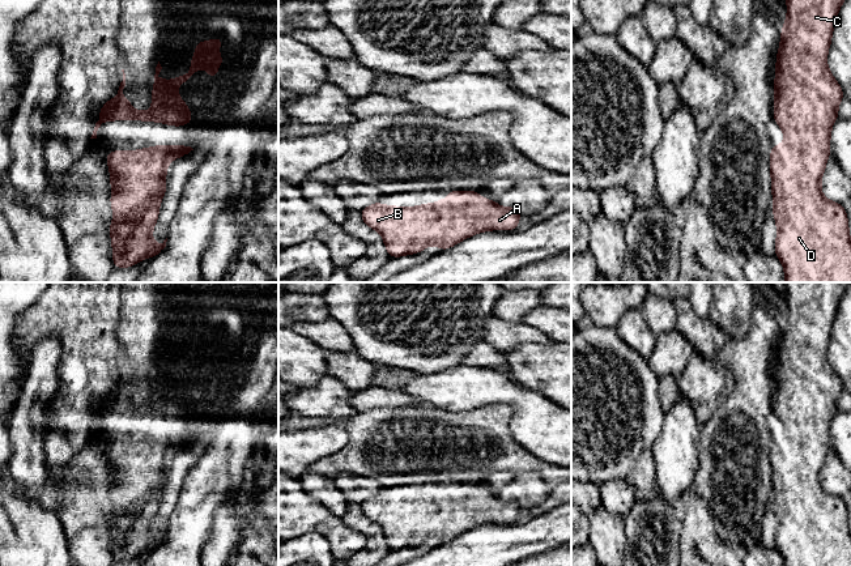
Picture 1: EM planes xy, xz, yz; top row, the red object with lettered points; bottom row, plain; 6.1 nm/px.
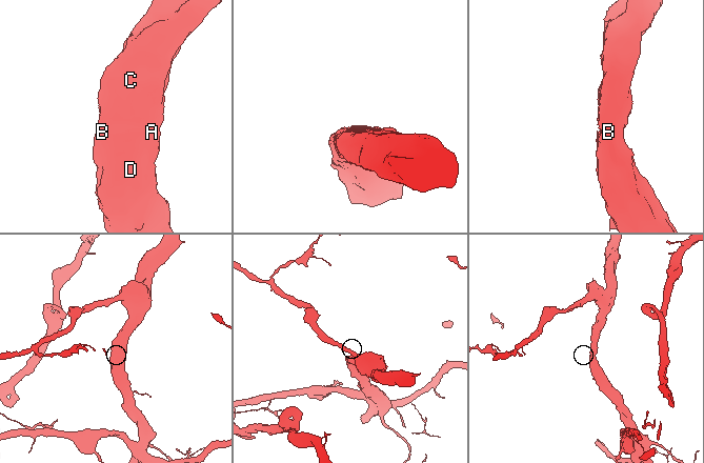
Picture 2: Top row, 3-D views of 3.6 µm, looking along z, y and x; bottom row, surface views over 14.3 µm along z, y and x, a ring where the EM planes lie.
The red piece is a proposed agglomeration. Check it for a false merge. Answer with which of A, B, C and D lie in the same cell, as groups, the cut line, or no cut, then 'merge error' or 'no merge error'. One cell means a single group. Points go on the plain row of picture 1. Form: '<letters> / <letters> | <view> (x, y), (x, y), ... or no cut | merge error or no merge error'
A B C D | no cut | no merge error

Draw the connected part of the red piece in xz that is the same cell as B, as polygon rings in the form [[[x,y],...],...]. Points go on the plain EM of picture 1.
[[[448,484],[446,493],[413,501],[374,495],[361,503],[362,514],[376,523],[390,549],[421,545],[427,539],[447,542],[486,523],[516,523],[522,503],[503,501],[477,484]]]

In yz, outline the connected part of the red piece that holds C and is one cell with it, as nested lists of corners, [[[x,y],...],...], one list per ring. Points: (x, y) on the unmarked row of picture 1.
[[[784,282],[787,312],[782,320],[780,340],[776,348],[773,412],[784,426],[782,438],[773,438],[770,465],[773,506],[775,510],[775,548],[784,566],[851,566],[851,531],[844,501],[827,493],[821,485],[821,469],[830,450],[830,426],[838,409],[838,397],[844,387],[827,361],[826,352],[837,307],[851,282]]]

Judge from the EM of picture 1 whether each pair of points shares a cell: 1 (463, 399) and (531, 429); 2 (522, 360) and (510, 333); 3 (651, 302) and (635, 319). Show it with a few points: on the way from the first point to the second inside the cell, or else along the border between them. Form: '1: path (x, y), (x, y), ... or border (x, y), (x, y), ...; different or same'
1: path (484, 395), (511, 395), (524, 408); same
2: border (547, 343), (522, 343), (506, 353); different
3: border (638, 309), (655, 335); different

